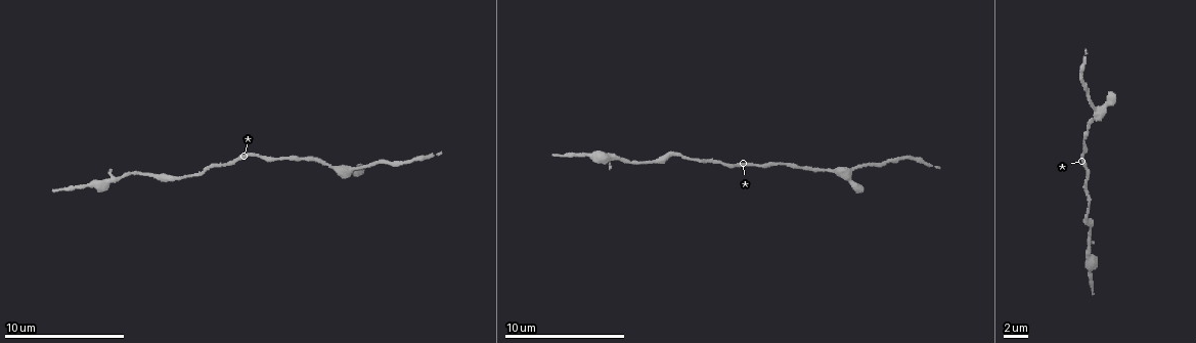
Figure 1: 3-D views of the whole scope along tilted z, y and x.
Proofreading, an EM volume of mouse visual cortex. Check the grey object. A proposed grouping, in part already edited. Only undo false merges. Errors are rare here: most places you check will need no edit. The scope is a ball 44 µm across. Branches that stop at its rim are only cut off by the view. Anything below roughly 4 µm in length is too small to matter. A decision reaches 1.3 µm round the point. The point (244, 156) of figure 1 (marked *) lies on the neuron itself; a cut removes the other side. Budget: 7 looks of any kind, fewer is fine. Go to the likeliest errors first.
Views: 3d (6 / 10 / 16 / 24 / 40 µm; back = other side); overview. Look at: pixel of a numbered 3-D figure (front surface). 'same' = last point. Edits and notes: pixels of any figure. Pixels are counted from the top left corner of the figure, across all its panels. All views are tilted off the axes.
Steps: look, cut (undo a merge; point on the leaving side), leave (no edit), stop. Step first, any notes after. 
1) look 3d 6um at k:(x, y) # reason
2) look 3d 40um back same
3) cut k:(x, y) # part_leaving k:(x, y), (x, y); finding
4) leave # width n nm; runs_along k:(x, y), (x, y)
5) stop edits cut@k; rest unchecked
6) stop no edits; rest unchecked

look 3d 16um at 1:(1087, 240) # thick turns thin

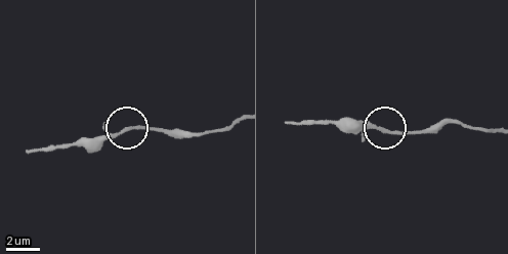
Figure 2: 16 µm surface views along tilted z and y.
leave # arms 3; runs_along 2:(238, 120), (205, 133), (134, 127), (90, 138); continuous, no second neuron

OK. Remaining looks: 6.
look 3d 6um at 1:(679, 154) # thick turns thin

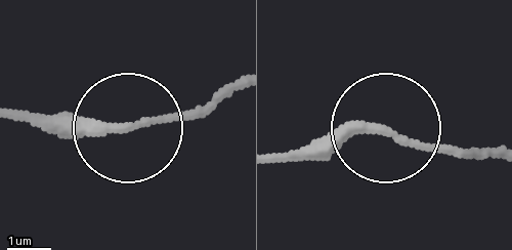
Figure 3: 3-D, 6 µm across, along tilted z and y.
leave # runs_along 3:(239, 86), (139, 125), (18, 119); one neuron here

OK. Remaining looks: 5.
look 3d 16um at 1:(358, 166) # calibre changes

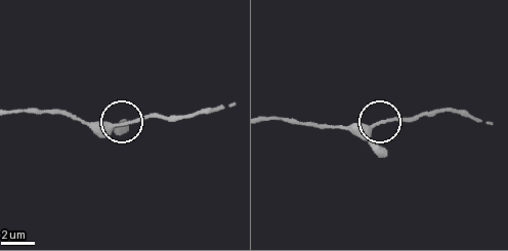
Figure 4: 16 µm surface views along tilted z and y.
leave # width 230 nm; runs_along 4:(10, 111), (59, 111), (84, 123), (174, 118); one neuron here

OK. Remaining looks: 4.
stop no edits; rest unchecked

